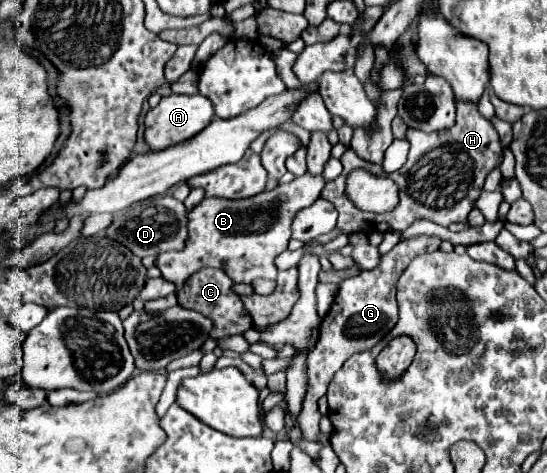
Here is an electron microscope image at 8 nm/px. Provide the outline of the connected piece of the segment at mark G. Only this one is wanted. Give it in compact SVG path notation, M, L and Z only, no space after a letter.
M418 235L418 237L410 237L400 241L390 253L386 253L382 257L382 263L376 269L370 271L362 271L358 277L346 279L336 297L334 303L328 311L328 315L324 317L322 325L320 325L320 337L316 347L308 353L306 359L306 375L308 375L308 389L306 389L306 397L302 401L302 411L300 417L296 417L298 427L302 429L302 435L308 441L316 441L320 435L320 419L322 413L318 411L316 401L326 395L328 383L334 377L334 373L342 367L342 363L364 349L372 349L386 333L390 333L390 329L396 325L398 321L398 301L396 301L396 281L400 279L400 275L404 273L404 269L408 267L408 263L422 253L430 253L430 251L438 251L440 249L442 239L440 237L432 237L432 235Z

